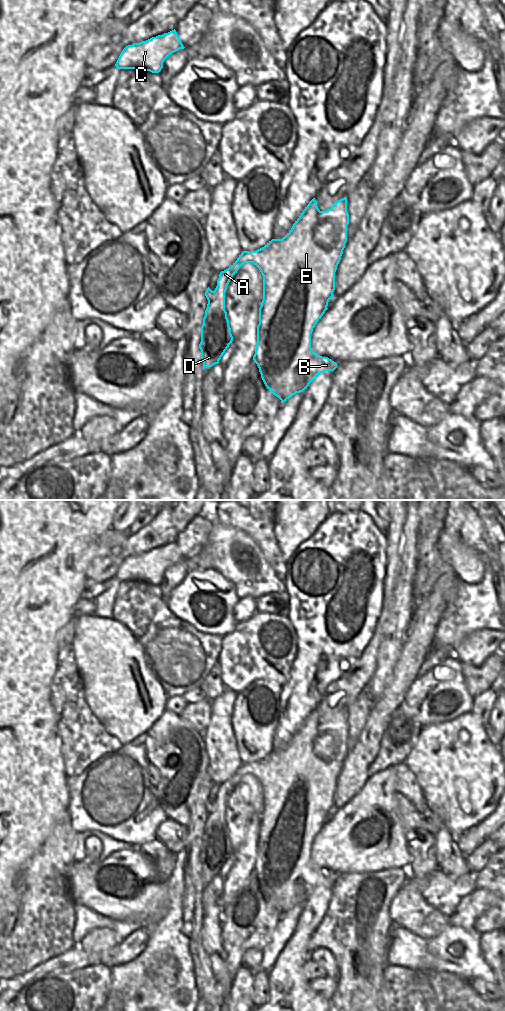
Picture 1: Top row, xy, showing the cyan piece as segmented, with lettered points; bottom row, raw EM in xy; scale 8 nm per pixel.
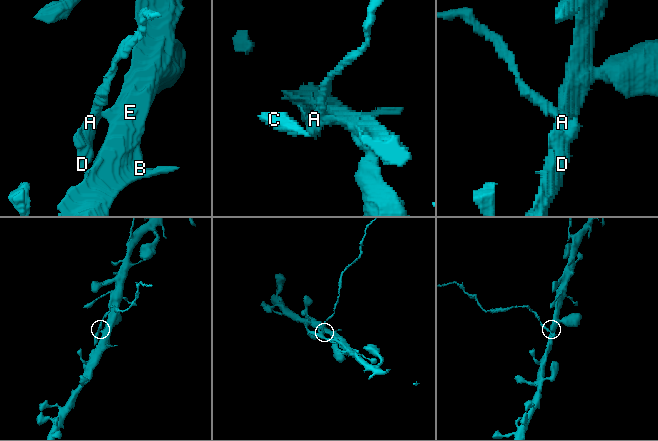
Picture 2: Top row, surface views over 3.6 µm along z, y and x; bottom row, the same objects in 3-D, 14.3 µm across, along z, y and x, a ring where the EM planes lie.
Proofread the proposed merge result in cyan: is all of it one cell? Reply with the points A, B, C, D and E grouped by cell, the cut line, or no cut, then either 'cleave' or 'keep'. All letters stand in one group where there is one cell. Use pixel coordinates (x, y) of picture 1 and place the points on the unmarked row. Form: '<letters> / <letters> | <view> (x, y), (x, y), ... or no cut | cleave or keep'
A D / B C E | xy (249, 764), (253, 774) | cleave

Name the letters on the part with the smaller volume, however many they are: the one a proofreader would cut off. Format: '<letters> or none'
A, D

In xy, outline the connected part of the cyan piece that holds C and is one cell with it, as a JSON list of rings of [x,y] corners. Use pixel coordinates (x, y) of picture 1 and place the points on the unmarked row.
[[[176,542],[126,558],[115,578],[118,581],[144,581],[159,585],[163,574],[174,564],[184,561]]]

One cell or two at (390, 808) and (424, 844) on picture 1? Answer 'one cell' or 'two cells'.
two cells

